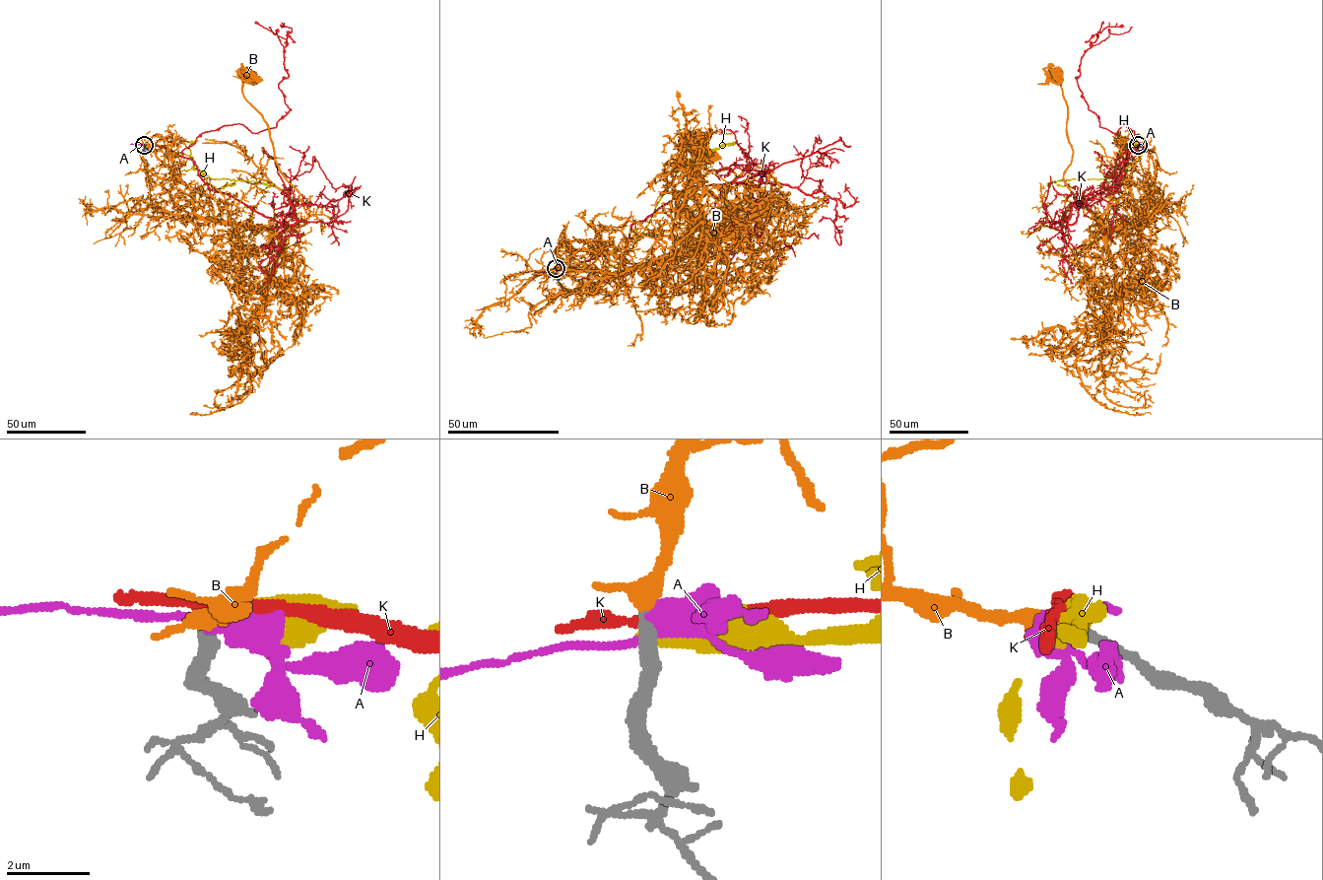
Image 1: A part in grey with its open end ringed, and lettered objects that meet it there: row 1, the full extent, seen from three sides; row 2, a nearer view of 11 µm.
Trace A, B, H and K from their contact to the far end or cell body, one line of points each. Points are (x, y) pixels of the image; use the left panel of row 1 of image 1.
A: (144, 145), (130, 144)
B: (144, 145), (190, 191), (200, 216), (274, 232), (306, 219), (276, 163), (267, 122), (243, 96), (248, 77)
H: (144, 144), (160, 145), (172, 152), (188, 155), (194, 167), (214, 179), (273, 183)
K: (144, 144), (190, 159), (212, 189), (286, 224), (297, 219), (287, 189), (310, 170), (312, 157), (332, 187)

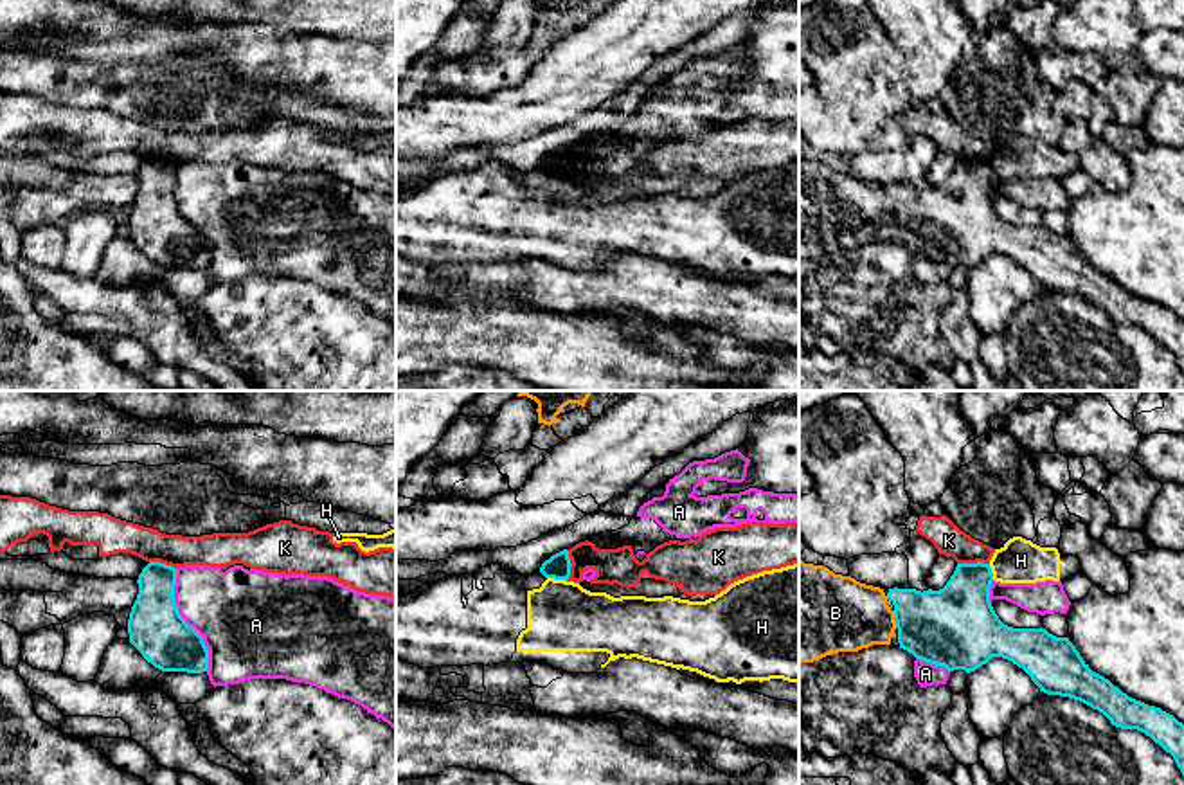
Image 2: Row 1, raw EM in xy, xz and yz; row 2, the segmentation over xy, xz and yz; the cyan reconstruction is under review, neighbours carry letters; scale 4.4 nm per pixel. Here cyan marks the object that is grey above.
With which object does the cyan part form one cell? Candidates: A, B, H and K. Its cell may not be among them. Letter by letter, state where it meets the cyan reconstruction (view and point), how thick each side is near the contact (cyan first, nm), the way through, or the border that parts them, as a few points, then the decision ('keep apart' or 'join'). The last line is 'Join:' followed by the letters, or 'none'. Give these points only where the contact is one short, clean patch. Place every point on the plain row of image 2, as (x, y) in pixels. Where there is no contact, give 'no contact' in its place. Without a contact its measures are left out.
A: contact xy (184, 216); calibres 240 and 400 nm; keep apart
B: contact yz (895, 216); calibres 340 and 340 nm; way yz (949, 224), (895, 216), (839, 211); join
H: contact xz (556, 175); calibres 110 and 320 nm; border xz (547, 173), (565, 179); keep apart
K: contact xz (571, 161); calibres 110 and 160 nm; border xz (565, 146), (571, 157), (567, 177); keep apart
Join: B

